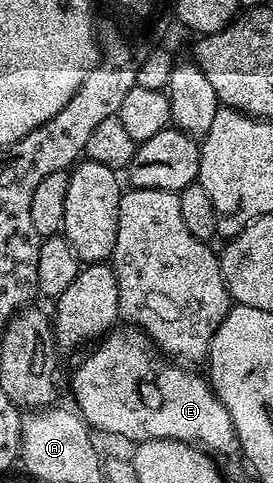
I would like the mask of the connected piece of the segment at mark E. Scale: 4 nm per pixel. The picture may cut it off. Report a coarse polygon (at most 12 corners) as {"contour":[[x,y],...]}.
{"contour":[[112,328],[71,377],[92,430],[236,452],[208,378]]}

